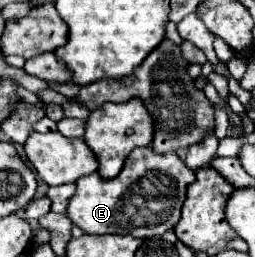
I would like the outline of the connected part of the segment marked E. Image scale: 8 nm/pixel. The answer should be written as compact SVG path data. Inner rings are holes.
M150 146L136 148L126 158L116 178L106 180L94 172L76 182L68 218L86 234L130 234L134 238L162 236L178 224L186 188L194 180L194 170L190 170L176 152L158 154Z

